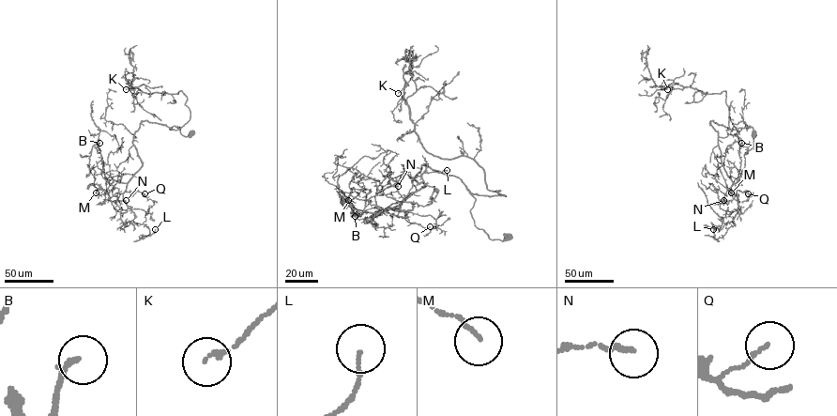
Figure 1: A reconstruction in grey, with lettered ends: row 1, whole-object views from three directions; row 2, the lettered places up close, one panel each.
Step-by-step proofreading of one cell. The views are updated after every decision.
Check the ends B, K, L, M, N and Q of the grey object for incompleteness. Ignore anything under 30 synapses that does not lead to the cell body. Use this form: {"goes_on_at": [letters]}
{"goes_on_at": []}

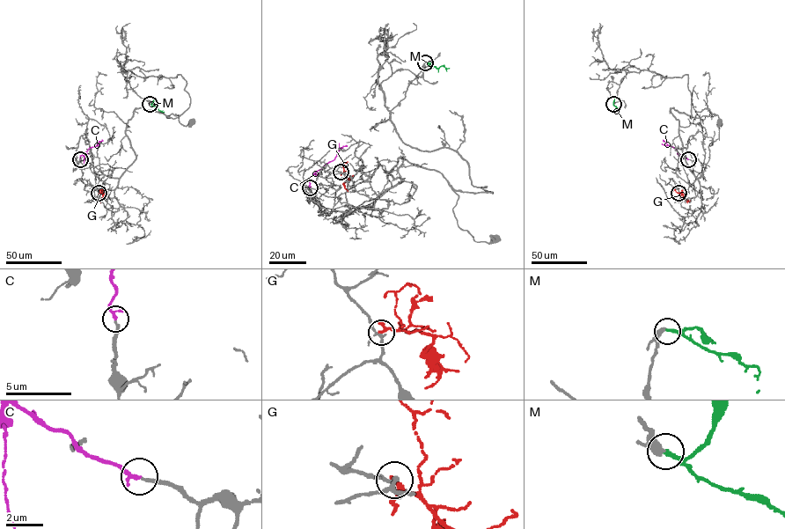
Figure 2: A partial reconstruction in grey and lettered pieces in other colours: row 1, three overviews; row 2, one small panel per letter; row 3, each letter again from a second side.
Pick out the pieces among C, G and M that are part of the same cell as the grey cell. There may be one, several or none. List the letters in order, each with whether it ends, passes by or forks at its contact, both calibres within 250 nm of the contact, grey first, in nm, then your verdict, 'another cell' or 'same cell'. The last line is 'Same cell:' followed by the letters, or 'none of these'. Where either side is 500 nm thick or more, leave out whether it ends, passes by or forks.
C: it passes by; 200 nm thick on the grey side, 150 nm on the other; same cell
G: it passes by; 160 nm thick on the grey side, 170 nm on the other; another cell
M: it passes by; 360 nm thick on the grey side, 160 nm on the other; another cell
Same cell: C

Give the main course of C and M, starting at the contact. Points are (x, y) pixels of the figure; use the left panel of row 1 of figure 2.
C: (80, 159), (89, 148), (102, 139)
M: (150, 104), (164, 112)

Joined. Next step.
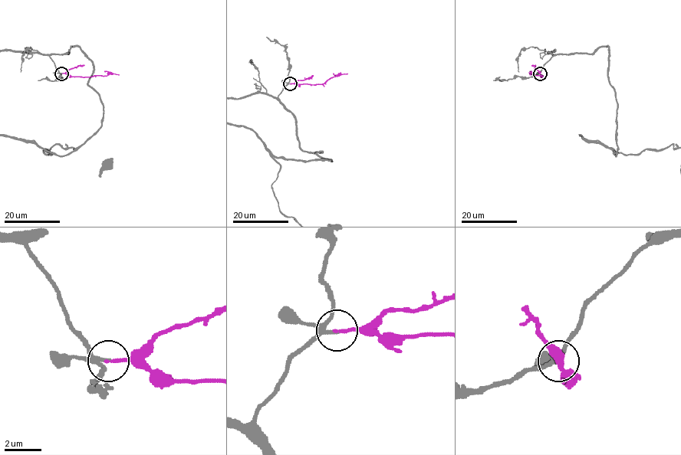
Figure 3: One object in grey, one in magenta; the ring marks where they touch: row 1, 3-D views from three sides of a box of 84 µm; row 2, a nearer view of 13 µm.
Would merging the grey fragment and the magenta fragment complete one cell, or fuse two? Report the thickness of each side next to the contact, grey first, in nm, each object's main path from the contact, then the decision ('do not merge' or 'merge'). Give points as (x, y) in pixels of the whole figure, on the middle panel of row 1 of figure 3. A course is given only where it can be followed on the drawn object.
130 nm thick on the grey side, 170 nm on the other; grey runs (291, 83), (277, 96), (295, 119), (299, 147), (331, 161), (274, 157), (274, 195); magenta runs (291, 83), (324, 83), (330, 78), (347, 73); merge

